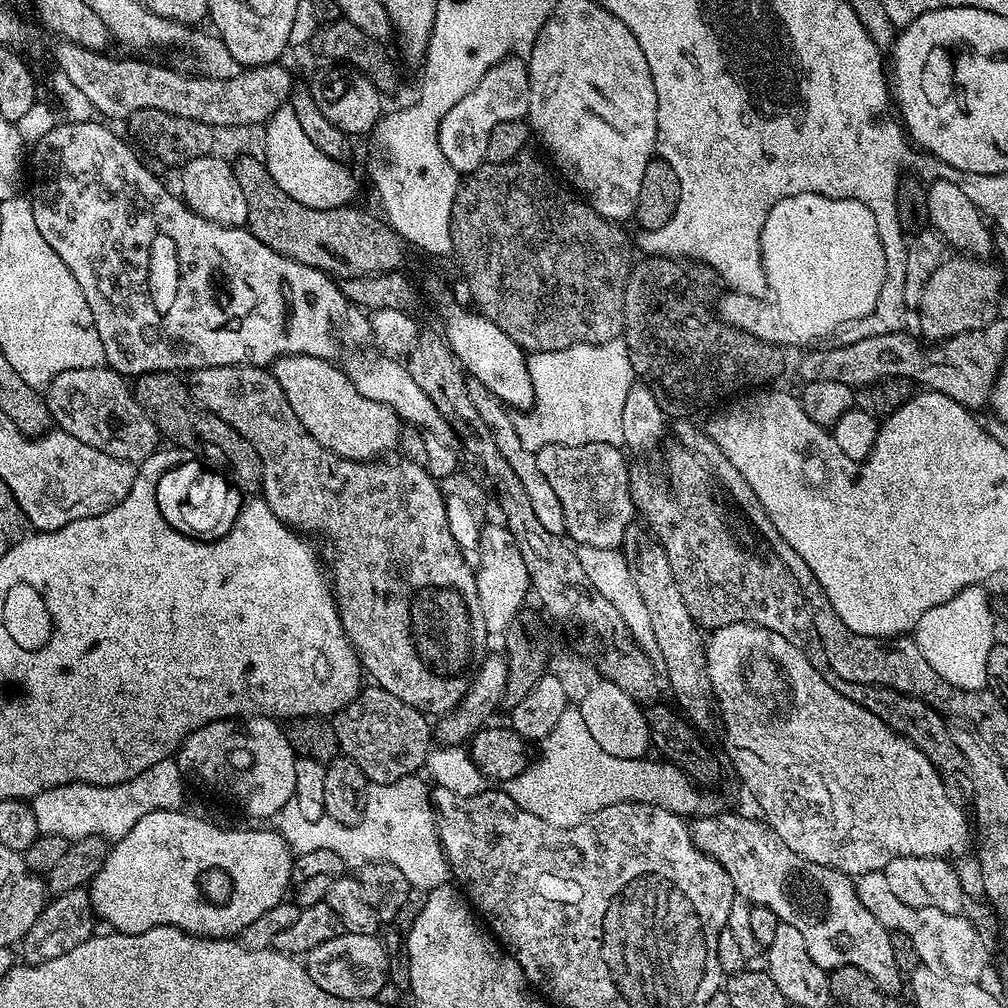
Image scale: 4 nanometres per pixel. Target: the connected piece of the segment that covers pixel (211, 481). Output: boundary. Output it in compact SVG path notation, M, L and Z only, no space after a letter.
M186 460L173 469L167 467L155 486L155 500L159 512L172 529L205 542L220 540L237 521L244 494L223 473L196 460Z

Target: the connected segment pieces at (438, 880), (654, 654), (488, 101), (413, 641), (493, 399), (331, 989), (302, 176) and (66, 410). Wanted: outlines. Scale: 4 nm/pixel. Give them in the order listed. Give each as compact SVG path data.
M419 775L407 776L398 782L385 784L369 783L366 794L365 810L356 825L339 825L334 819L324 815L317 820L302 818L302 810L298 810L298 802L292 799L282 806L282 810L274 818L275 831L288 843L293 854L307 854L313 850L330 850L338 854L349 869L358 870L369 860L390 862L390 866L398 866L402 874L406 874L406 882L414 888L431 890L449 883L450 869L444 847L440 845L440 832L436 829L436 813L432 806L430 788Z
M589 544L577 545L574 551L582 570L586 573L589 587L614 606L625 624L625 631L631 641L650 658L651 664L656 669L662 670L665 659L658 650L658 642L655 641L654 630L651 629L650 614L647 613L645 602L642 601L637 587L634 586L634 578L630 575L629 564L625 560L623 551L617 548L592 547Z
M519 55L505 56L494 66L490 66L490 70L486 70L486 74L482 74L478 86L474 86L474 90L470 94L466 94L466 98L462 98L462 102L454 105L442 118L440 123L440 154L443 163L457 174L476 171L486 161L486 145L490 142L490 134L494 131L494 126L498 126L498 122L506 122L507 120L524 120L527 115L528 65Z
M231 364L230 366L214 366L213 368L197 368L187 377L188 392L197 404L218 414L222 422L234 426L242 438L246 438L258 450L258 458L262 458L262 498L274 510L274 514L287 528L294 532L312 536L324 536L328 543L328 564L330 569L330 583L336 597L336 608L340 612L340 621L348 641L356 647L356 654L360 657L360 666L365 673L373 676L375 687L384 688L394 698L402 698L410 706L427 714L432 718L439 718L446 712L453 712L460 704L460 699L468 692L468 685L472 682L478 667L476 656L476 639L486 632L482 618L482 606L478 602L478 586L473 565L468 565L456 536L452 533L452 524L448 521L446 497L440 490L439 483L432 479L432 475L424 469L424 465L415 464L403 458L389 459L387 462L365 462L363 460L347 460L338 454L322 447L298 422L298 414L290 410L290 402L286 402L286 394L282 394L282 386L272 377L271 371L260 366L250 364Z
M469 379L468 393L470 402L474 402L474 410L478 410L478 418L482 418L482 422L492 430L492 437L502 458L506 458L506 462L510 462L510 470L514 470L514 474L518 474L518 482L522 482L526 495L530 498L530 506L534 509L534 514L542 521L542 526L546 526L546 530L550 530L550 534L563 537L566 532L566 521L562 506L554 494L554 486L550 486L548 473L538 470L536 453L522 446L513 413L501 404L497 396L490 394L490 390L486 390L486 386L482 386L482 382Z
M341 931L330 942L322 942L322 946L314 946L314 950L307 952L306 967L317 986L322 986L326 994L334 994L334 998L374 1000L390 984L388 951L379 935Z
M291 103L283 104L266 121L262 131L264 131L264 152L262 151L264 165L268 168L270 178L274 178L274 182L278 182L278 186L282 186L282 190L286 190L290 198L294 198L294 202L302 202L302 206L310 206L314 210L330 210L331 208L343 208L355 201L352 200L356 196L355 174L347 168L349 165L345 161L335 160L322 154L322 150L318 150L318 146L314 146L314 142L306 138L298 117L294 115Z
M107 366L71 368L58 374L46 386L48 409L59 431L102 450L119 460L128 460L140 466L151 461L156 447L162 444L160 431L146 418L142 406L138 406L135 391L129 381Z

